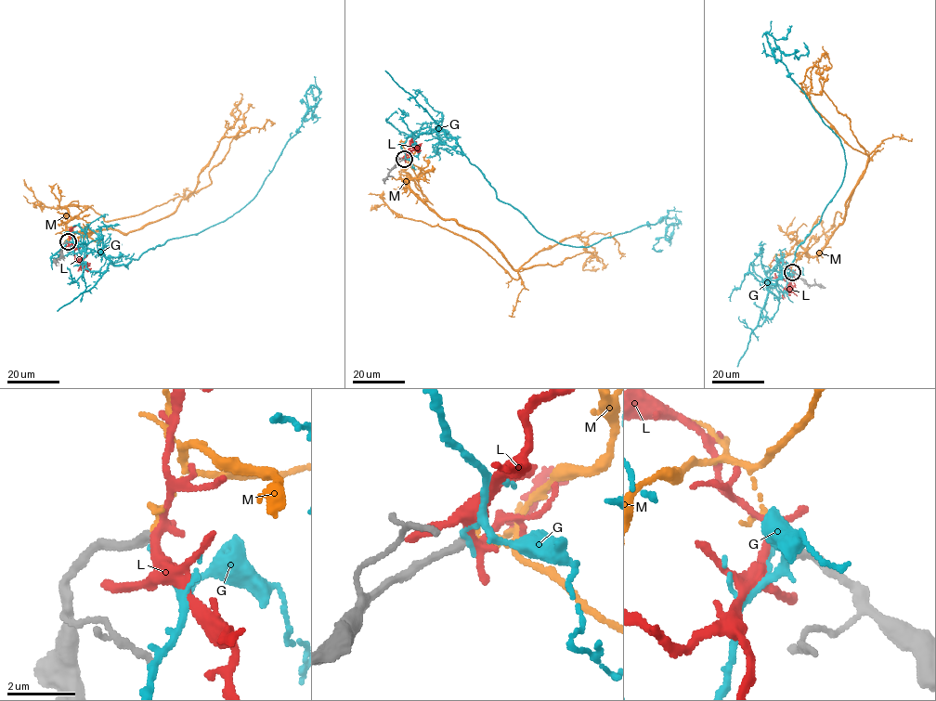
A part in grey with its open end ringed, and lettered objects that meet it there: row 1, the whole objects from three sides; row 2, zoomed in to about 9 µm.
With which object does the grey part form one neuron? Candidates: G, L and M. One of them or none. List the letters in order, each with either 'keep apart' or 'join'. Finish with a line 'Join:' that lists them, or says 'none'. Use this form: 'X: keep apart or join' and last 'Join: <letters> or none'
G: keep apart
L: keep apart
M: keep apart
Join: none

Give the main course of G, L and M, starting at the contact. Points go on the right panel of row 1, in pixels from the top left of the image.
G: (793, 272), (786, 288), (764, 283), (846, 165), (764, 32), (784, 54), (805, 55), (803, 43)
L: (792, 272), (789, 279), (792, 288), (783, 289), (783, 299)
M: (792, 272), (841, 223), (877, 151), (845, 215), (837, 212), (824, 233), (822, 215)

